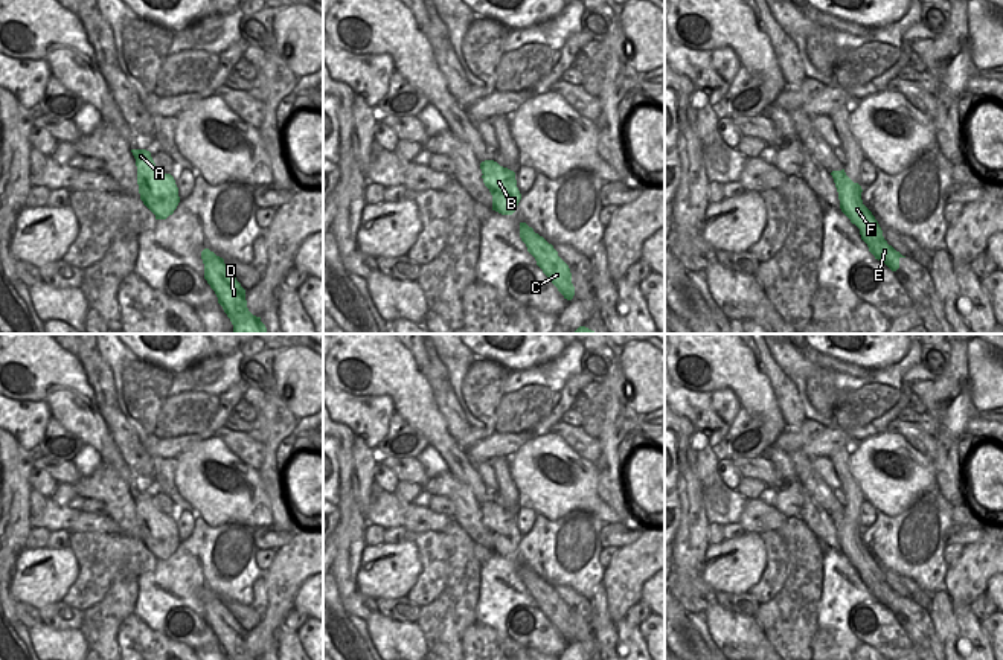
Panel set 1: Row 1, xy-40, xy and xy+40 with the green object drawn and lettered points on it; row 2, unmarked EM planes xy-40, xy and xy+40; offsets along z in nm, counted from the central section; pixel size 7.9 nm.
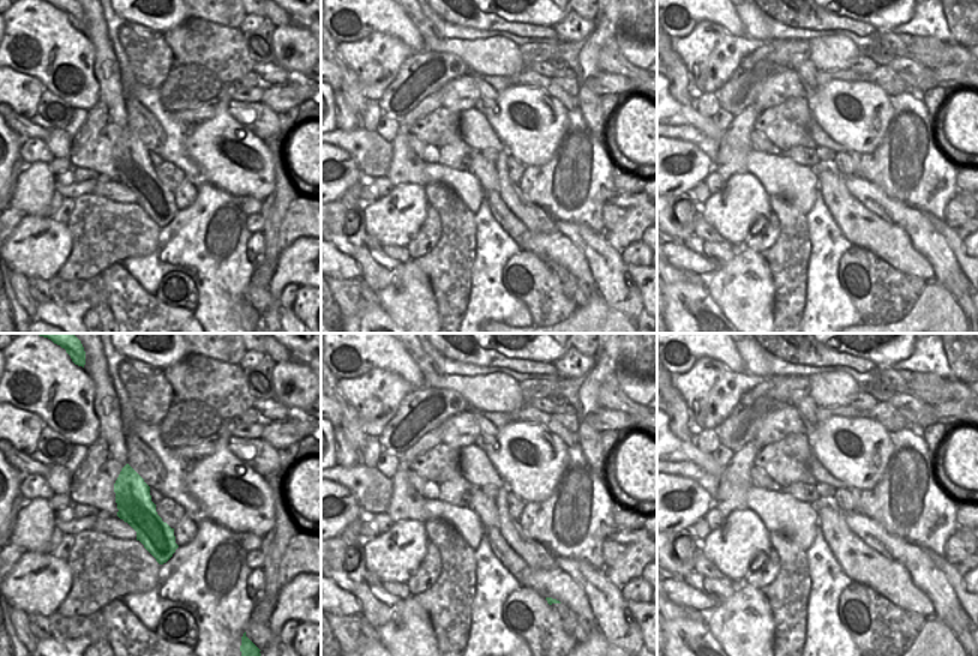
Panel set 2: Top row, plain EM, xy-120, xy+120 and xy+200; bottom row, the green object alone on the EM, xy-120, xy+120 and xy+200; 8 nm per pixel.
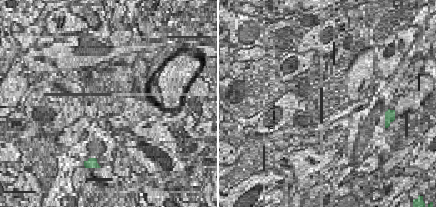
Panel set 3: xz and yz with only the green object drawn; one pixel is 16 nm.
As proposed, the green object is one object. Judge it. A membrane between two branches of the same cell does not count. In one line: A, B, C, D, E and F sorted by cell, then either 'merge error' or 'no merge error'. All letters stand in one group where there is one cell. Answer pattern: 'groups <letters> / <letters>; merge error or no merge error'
groups A B C D E F; no merge error

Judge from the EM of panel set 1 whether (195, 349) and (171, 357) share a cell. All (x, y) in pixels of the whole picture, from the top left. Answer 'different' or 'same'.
same

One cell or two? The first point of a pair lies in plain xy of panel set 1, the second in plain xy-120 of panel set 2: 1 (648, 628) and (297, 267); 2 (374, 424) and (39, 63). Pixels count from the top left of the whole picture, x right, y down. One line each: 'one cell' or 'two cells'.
1: two cells
2: two cells

